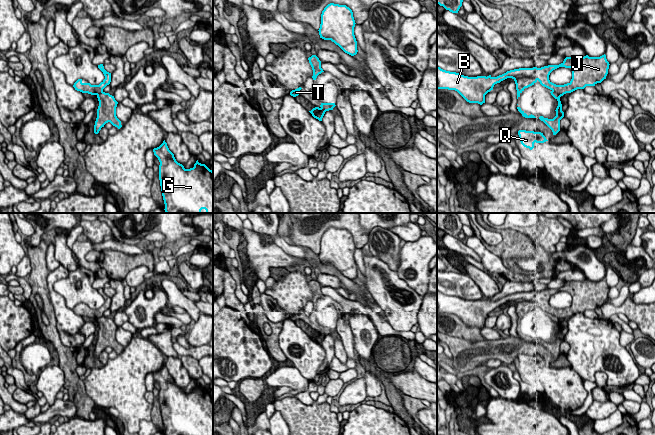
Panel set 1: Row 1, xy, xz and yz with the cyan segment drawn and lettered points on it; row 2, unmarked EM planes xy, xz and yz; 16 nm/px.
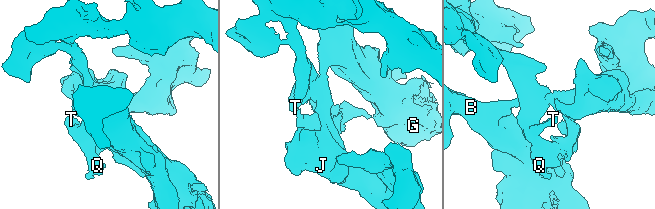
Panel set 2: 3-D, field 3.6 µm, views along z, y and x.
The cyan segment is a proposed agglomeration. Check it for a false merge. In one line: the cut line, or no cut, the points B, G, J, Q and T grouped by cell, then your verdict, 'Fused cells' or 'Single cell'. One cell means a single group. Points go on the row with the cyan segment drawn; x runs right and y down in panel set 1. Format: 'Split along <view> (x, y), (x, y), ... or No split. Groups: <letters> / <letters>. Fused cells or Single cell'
Split along yz (514, 78), (533, 77), (536, 80). Groups: B G J / Q T. Fused cells

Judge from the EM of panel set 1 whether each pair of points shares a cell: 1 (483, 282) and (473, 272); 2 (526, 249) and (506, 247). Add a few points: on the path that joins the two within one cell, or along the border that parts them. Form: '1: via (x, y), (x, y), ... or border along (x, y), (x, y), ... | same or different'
1: via (481, 280), (475, 274) | same
2: via (521, 247), (511, 247) | same

